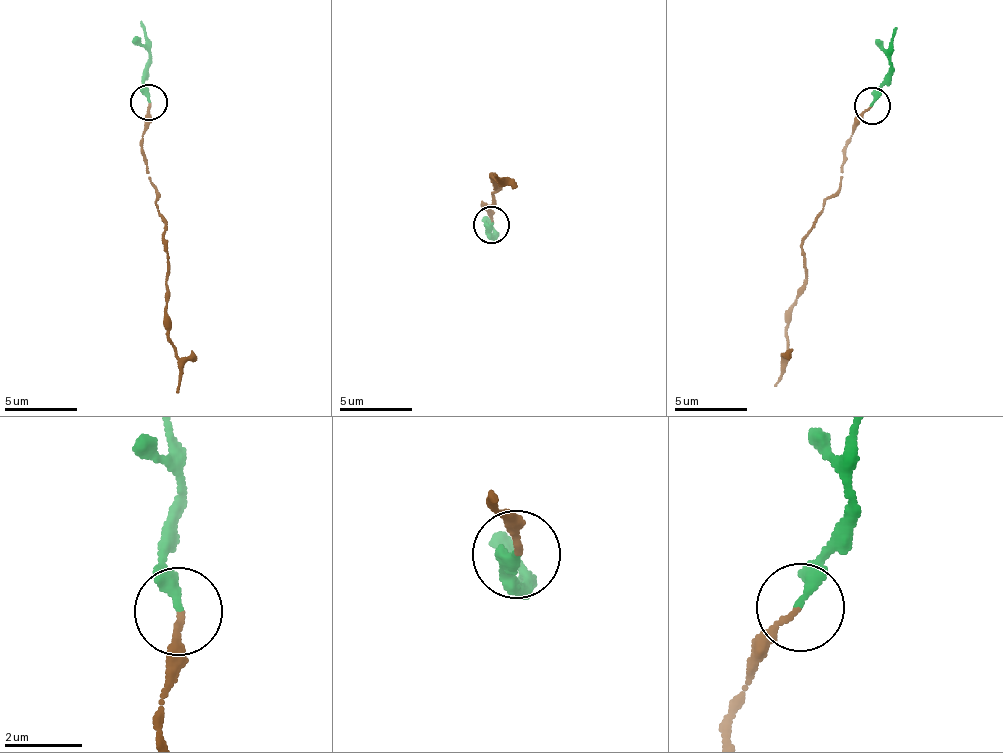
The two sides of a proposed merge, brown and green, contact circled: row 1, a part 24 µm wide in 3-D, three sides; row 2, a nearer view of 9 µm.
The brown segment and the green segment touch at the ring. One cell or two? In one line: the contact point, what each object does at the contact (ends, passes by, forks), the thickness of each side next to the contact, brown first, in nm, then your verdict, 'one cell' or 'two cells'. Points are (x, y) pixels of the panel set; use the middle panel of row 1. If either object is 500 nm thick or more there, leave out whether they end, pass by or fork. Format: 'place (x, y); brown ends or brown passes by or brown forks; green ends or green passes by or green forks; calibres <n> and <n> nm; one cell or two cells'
place (491, 224); brown ends; green ends; calibres 130 and 280 nm; one cell

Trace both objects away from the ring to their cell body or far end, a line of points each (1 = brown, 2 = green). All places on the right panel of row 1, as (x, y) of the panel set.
1: (873, 105), (848, 147), (839, 189), (804, 238), (804, 292), (790, 313), (789, 350), (774, 387)
2: (873, 105), (888, 72), (887, 47), (896, 28)

